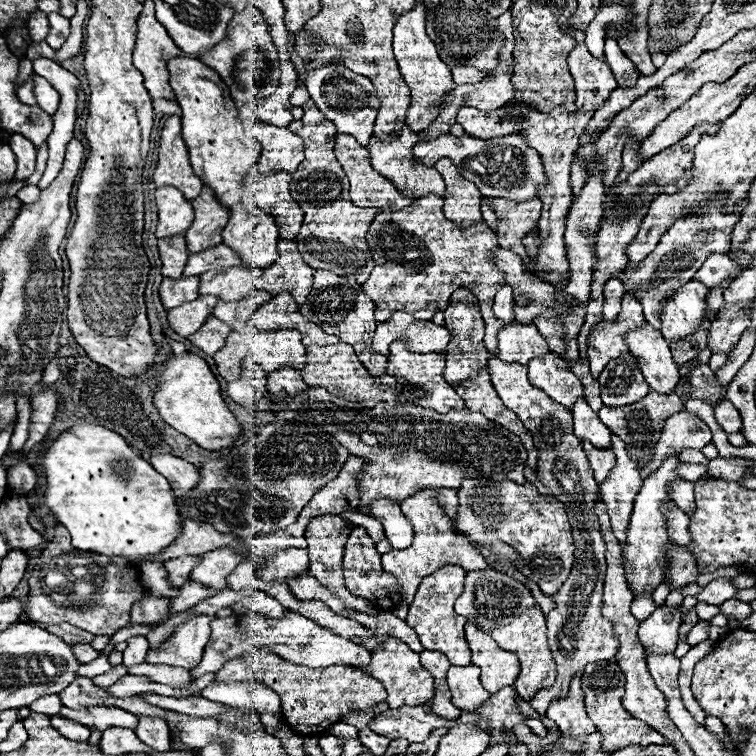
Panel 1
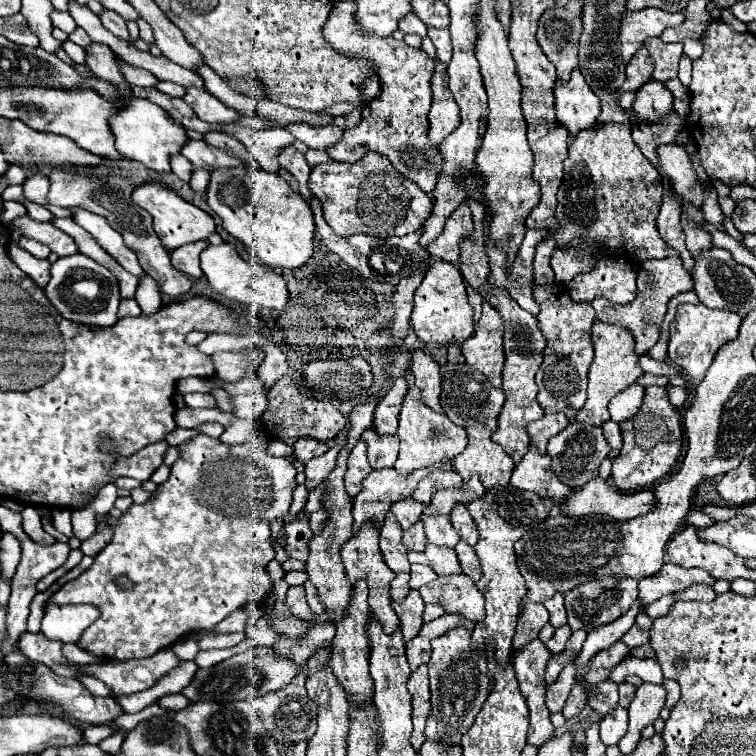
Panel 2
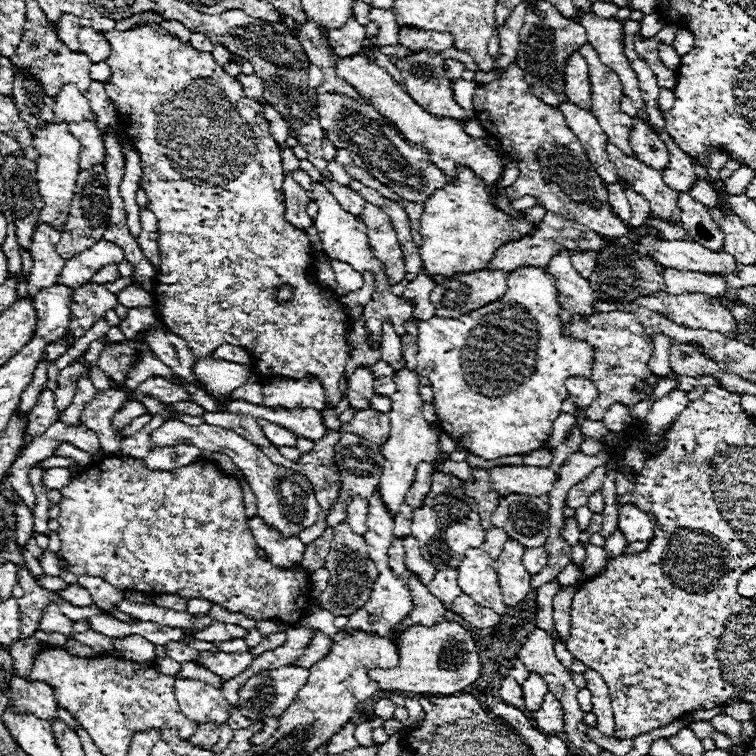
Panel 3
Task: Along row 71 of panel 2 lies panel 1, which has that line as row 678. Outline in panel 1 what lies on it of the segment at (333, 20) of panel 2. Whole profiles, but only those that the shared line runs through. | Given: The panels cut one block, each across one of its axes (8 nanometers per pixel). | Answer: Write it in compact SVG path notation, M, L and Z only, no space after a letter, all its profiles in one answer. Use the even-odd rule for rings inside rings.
M388 637L381 645L381 649L374 650L370 664L364 672L384 684L384 688L388 692L386 702L390 708L398 708L398 706L406 706L406 704L422 706L424 702L428 702L434 696L434 678L430 676L430 672L426 668L422 668L420 656L416 652L412 652L408 645L398 638Z

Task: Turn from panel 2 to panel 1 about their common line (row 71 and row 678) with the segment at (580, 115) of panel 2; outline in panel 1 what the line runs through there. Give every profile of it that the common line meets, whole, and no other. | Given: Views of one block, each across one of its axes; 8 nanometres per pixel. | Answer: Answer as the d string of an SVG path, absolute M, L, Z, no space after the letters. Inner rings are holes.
M574 676L572 680L568 696L564 700L554 700L546 716L558 724L564 738L580 738L596 732L594 722L590 722L584 710L584 692L580 688L578 676Z

